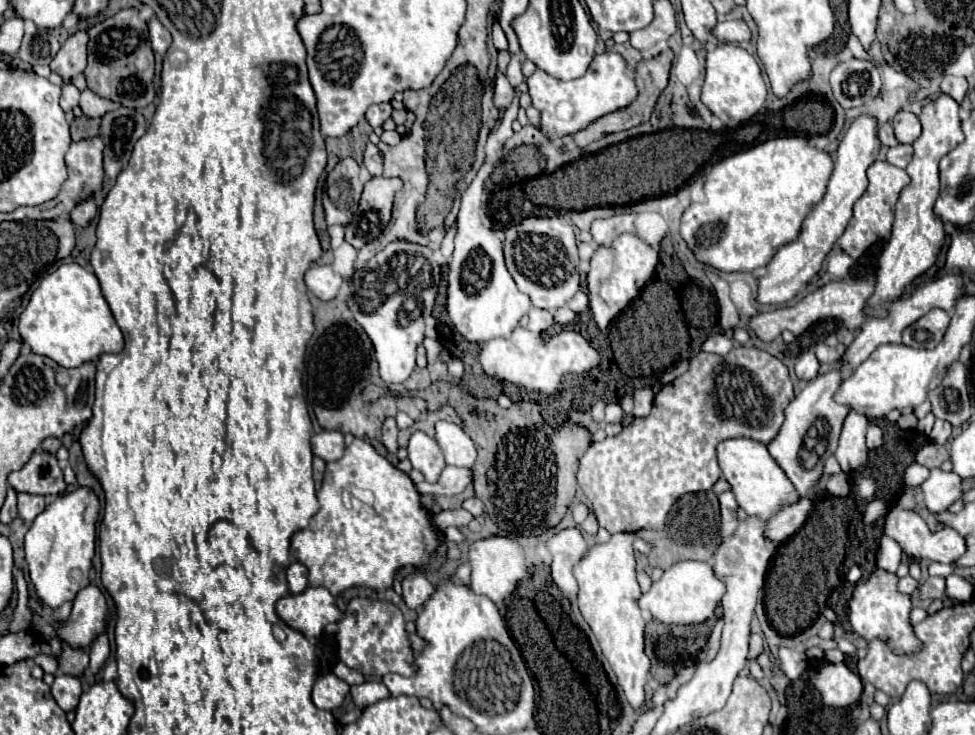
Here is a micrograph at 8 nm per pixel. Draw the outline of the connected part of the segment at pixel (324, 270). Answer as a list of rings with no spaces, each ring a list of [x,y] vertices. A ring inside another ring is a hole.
[[[322,265],[322,267],[314,267],[306,271],[306,287],[322,301],[332,301],[342,285],[342,277],[332,271],[330,265]]]

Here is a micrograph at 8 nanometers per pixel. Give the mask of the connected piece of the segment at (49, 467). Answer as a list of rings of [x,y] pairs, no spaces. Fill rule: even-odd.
[[[36,451],[20,471],[10,473],[8,483],[16,491],[32,495],[60,495],[68,487],[58,459],[44,451]]]

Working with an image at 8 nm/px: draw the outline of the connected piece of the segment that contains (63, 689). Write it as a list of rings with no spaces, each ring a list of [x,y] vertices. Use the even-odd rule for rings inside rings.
[[[58,673],[54,677],[54,683],[52,683],[52,697],[56,699],[56,703],[64,709],[64,711],[74,711],[78,701],[80,701],[80,695],[82,695],[82,685],[76,677],[72,675],[66,675],[66,673]]]

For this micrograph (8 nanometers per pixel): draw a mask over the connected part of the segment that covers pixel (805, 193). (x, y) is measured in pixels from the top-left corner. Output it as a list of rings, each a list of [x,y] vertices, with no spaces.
[[[778,137],[766,143],[760,143],[744,151],[734,153],[712,166],[708,181],[704,185],[706,199],[702,203],[692,203],[684,215],[680,233],[686,239],[688,247],[694,255],[720,271],[754,271],[756,267],[768,265],[772,253],[786,245],[788,241],[796,241],[800,235],[800,225],[804,217],[812,211],[812,205],[820,203],[828,179],[834,171],[834,155],[826,153],[814,145],[810,145],[808,137]]]

